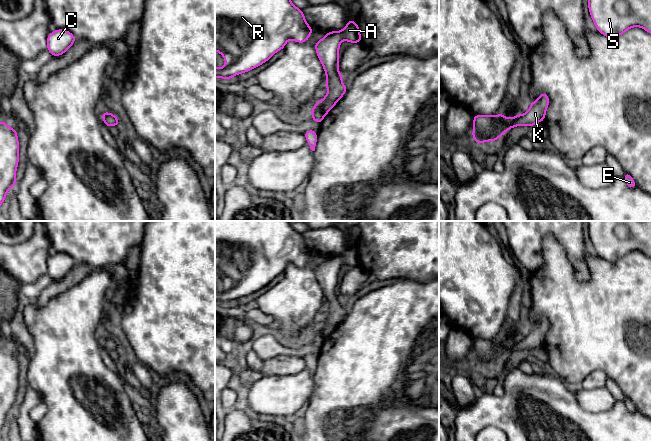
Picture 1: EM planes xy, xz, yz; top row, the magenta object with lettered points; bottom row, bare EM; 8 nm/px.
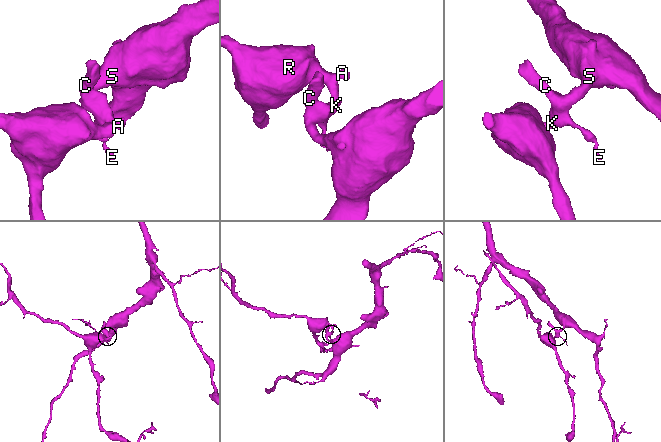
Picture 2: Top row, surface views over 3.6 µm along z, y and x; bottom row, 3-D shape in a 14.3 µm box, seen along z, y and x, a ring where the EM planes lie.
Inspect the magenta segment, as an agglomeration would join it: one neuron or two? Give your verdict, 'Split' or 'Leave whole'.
Leave whole

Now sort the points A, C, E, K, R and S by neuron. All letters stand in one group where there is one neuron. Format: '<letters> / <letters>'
A C E K R S

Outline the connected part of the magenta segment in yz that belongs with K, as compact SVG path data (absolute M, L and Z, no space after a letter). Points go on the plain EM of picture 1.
M543 316L539 322L530 328L529 334L524 338L517 338L512 342L502 339L474 339L472 362L482 368L488 365L496 365L509 353L516 350L532 351L534 348L544 345L549 330L549 320Z

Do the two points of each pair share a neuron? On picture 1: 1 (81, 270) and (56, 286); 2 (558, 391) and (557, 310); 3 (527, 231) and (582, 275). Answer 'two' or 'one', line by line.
1: one
2: two
3: one

